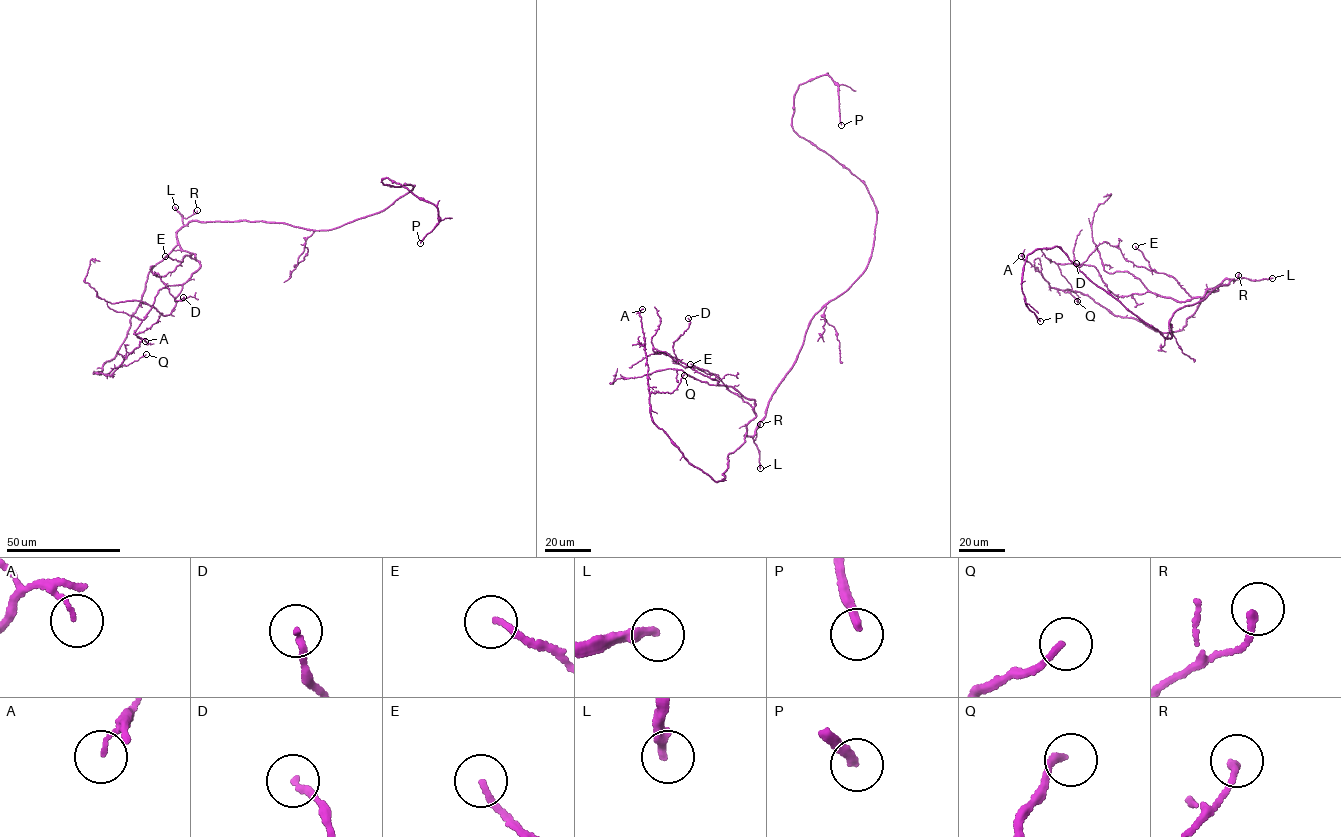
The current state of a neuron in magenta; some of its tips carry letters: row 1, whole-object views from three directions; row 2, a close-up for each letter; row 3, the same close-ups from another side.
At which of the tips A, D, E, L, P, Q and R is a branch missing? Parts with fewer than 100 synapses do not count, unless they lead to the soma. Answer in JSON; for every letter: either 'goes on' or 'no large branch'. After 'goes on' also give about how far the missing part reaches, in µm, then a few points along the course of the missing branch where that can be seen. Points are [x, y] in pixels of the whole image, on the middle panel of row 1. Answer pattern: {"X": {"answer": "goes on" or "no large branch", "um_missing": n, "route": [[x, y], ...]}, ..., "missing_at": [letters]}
{"A": {"answer": "no large branch"}, "D": {"answer": "no large branch"}, "E": {"answer": "no large branch"}, "L": {"answer": "goes on", "um_missing": 110}, "P": {"answer": "goes on", "um_missing": 300}, "Q": {"answer": "no large branch"}, "R": {"answer": "no large branch"}, "missing_at": ["L", "P"]}

